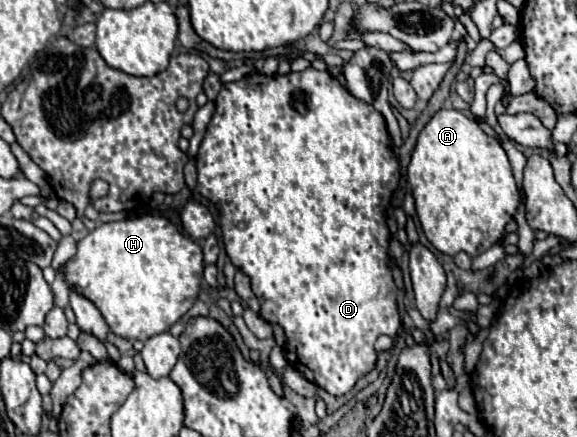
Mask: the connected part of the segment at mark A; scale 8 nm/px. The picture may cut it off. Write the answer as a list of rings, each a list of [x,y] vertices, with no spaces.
[[[449,107],[439,109],[419,133],[415,151],[411,153],[411,163],[407,167],[407,181],[411,185],[415,211],[425,237],[435,249],[451,257],[459,251],[465,251],[471,257],[487,251],[505,233],[505,225],[519,207],[519,191],[505,149],[495,137],[483,133],[473,119]]]

